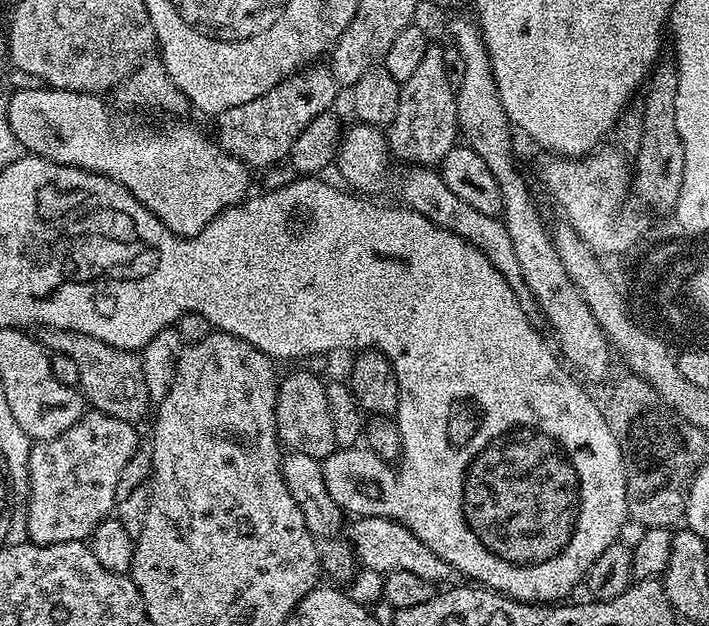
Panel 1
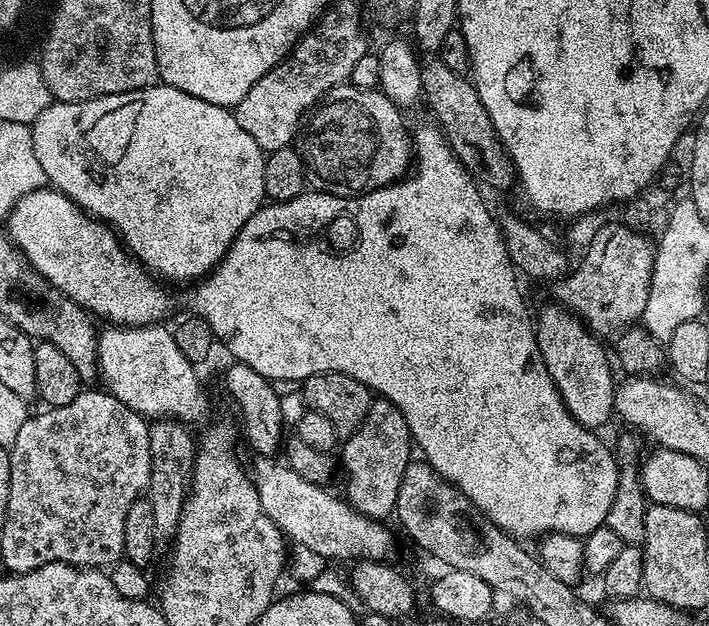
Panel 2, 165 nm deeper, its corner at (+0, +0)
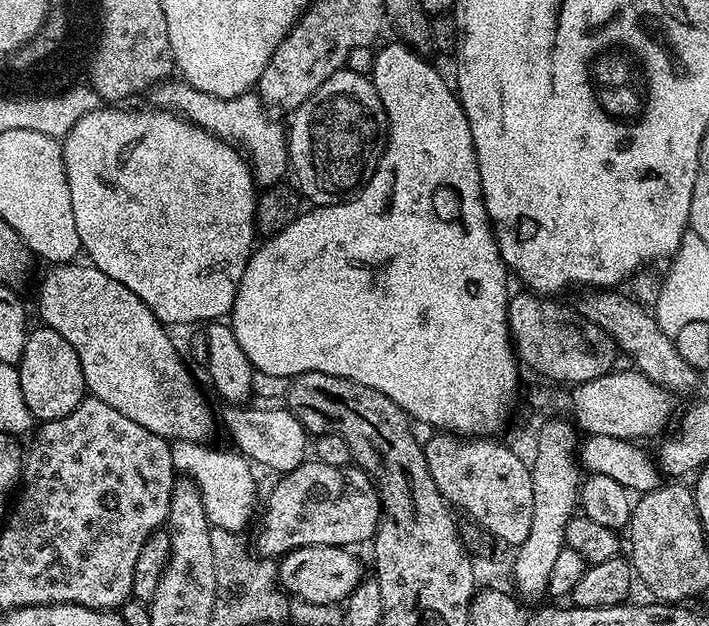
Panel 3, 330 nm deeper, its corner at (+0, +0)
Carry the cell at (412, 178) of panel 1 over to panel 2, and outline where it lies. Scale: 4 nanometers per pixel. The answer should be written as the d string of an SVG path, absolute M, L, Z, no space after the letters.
M351 82L339 84L336 88L329 90L326 95L320 99L320 103L312 109L310 115L303 121L302 127L298 133L298 151L302 162L304 163L304 174L307 183L317 192L334 194L335 196L365 196L367 192L373 192L379 188L387 188L390 184L395 184L398 180L403 180L409 175L410 169L414 164L414 140L410 135L410 128L404 125L405 113L401 111L396 103L390 98L386 98L384 93L376 88L359 88Z

